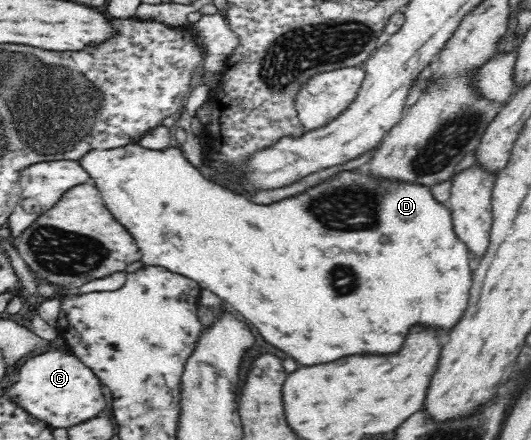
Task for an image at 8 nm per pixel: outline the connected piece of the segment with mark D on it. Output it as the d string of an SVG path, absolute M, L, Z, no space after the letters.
M135 143L117 146L117 148L105 148L105 150L91 148L77 160L77 163L85 169L91 182L95 182L95 186L99 188L105 206L133 234L139 250L143 252L143 264L165 267L175 274L181 274L197 282L202 289L213 292L224 302L229 303L240 318L254 324L264 340L277 346L285 354L293 356L299 364L315 366L315 364L339 360L343 356L365 354L365 352L391 354L401 348L413 324L425 324L425 226L429 226L429 210L443 210L444 205L435 200L430 186L406 180L394 180L394 178L381 178L355 168L355 170L341 170L295 196L287 196L283 200L271 202L269 206L259 206L255 202L249 202L243 194L235 194L234 191L225 190L217 183L209 182L199 169L189 163L181 146L149 150Z

